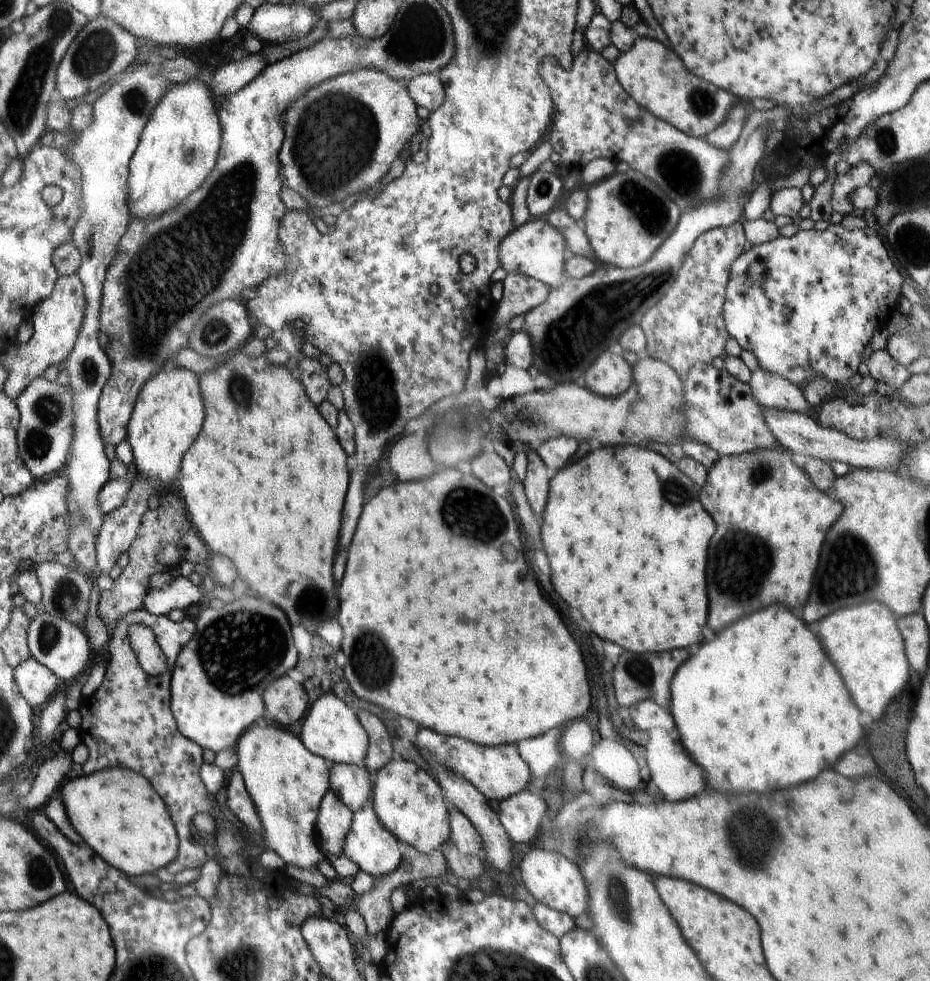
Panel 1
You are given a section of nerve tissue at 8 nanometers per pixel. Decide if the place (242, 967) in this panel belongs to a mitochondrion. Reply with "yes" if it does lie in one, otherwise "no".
yes

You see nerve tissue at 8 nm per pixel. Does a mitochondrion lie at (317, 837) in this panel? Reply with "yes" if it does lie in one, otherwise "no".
no

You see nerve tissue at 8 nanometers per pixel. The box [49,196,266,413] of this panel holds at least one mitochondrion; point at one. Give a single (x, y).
(215, 331)

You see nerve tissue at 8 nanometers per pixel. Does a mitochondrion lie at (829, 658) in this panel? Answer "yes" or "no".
no

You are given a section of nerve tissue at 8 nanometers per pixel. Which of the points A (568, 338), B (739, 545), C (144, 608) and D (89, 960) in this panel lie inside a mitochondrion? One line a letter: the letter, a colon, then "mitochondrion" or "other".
A: mitochondrion
B: mitochondrion
C: other
D: other

